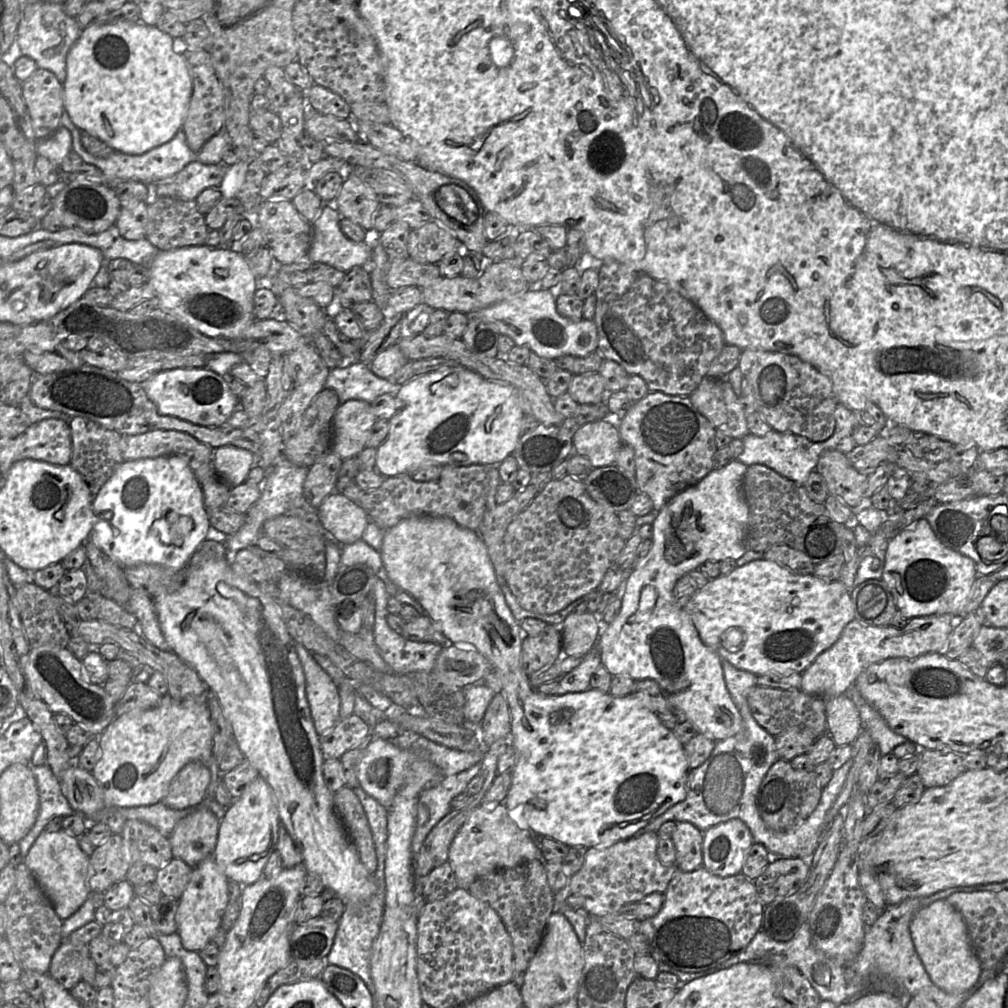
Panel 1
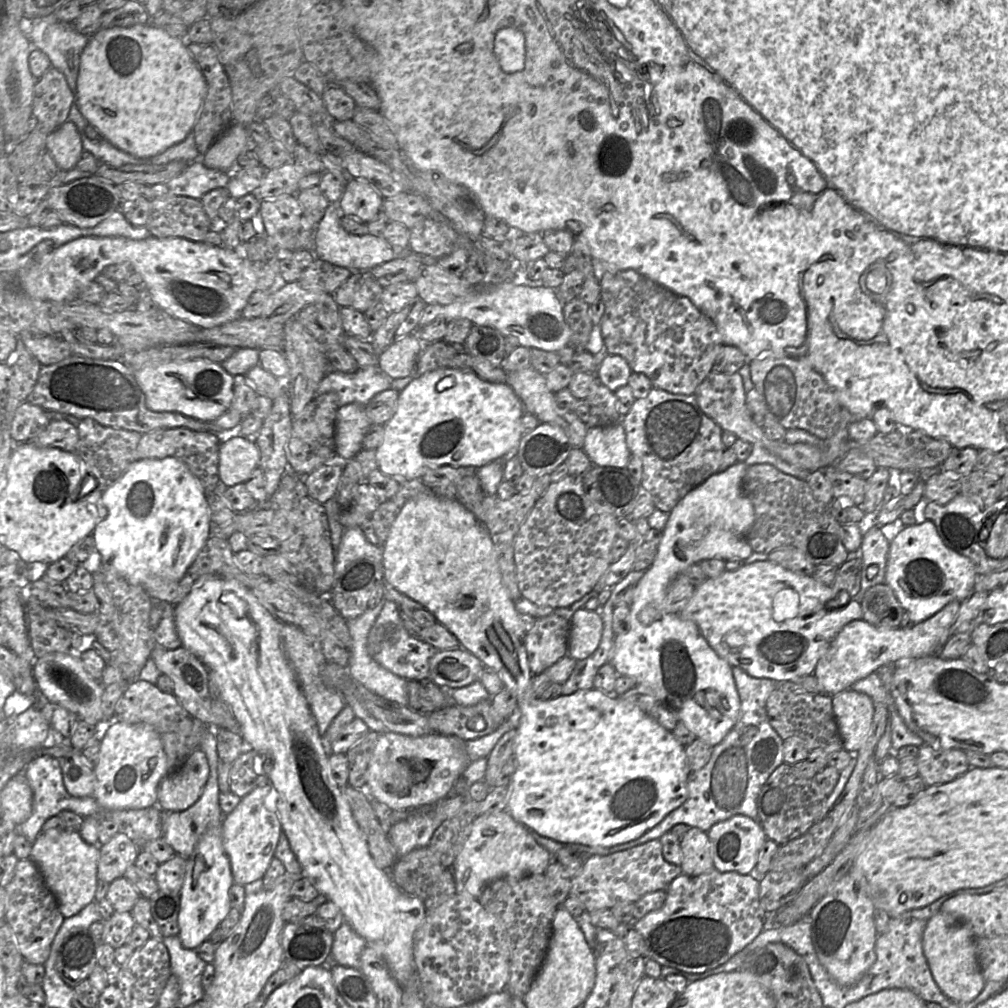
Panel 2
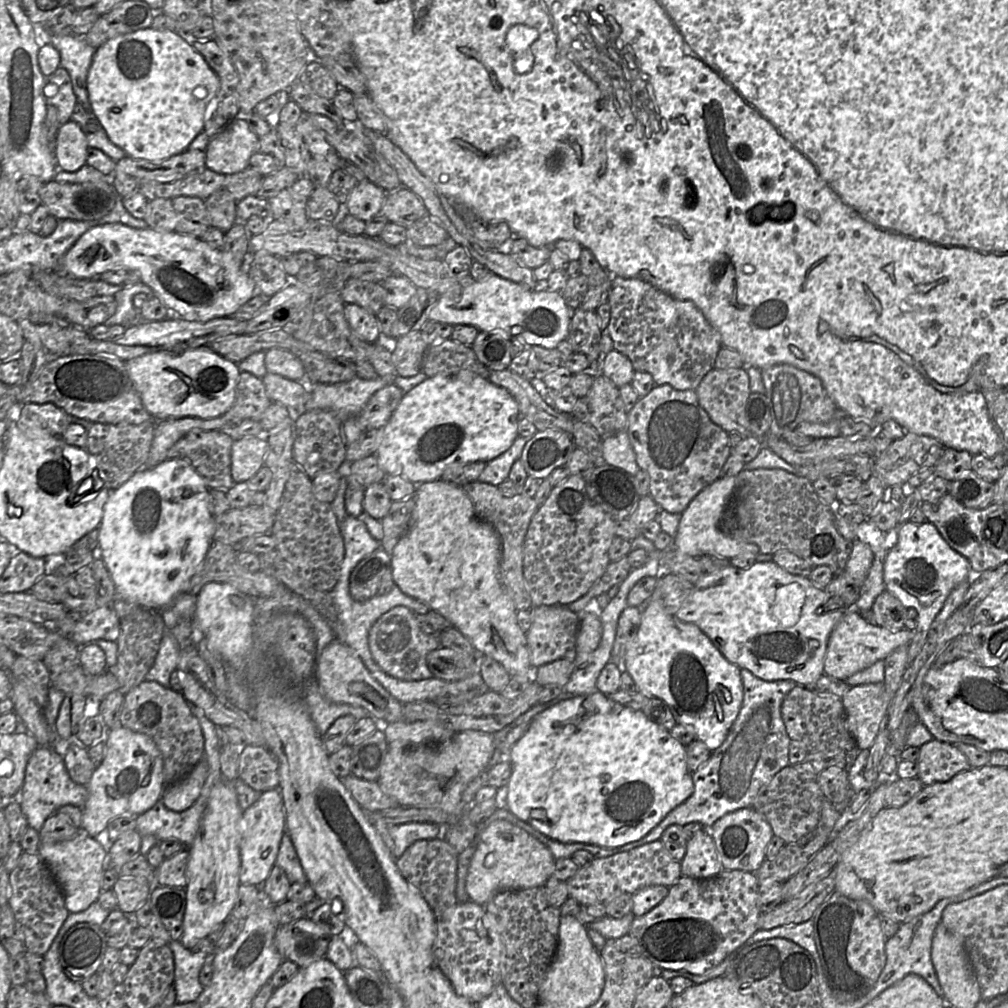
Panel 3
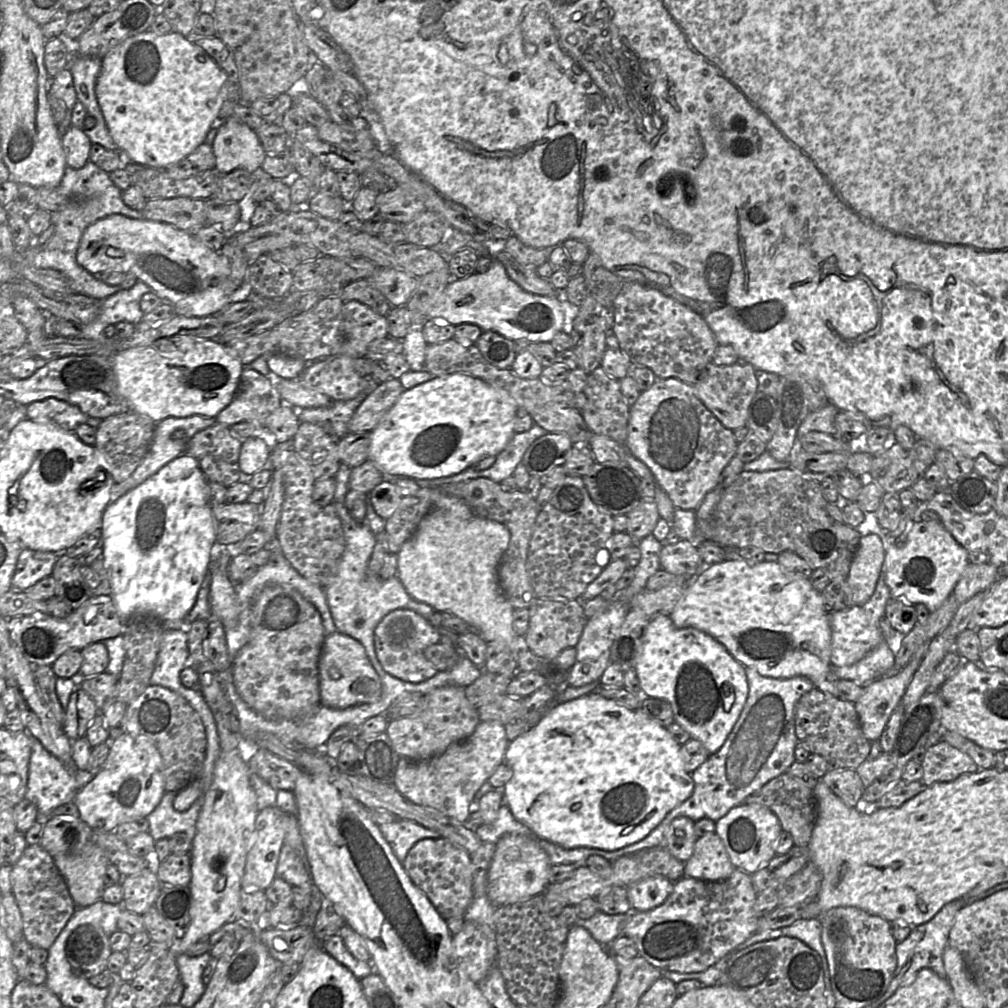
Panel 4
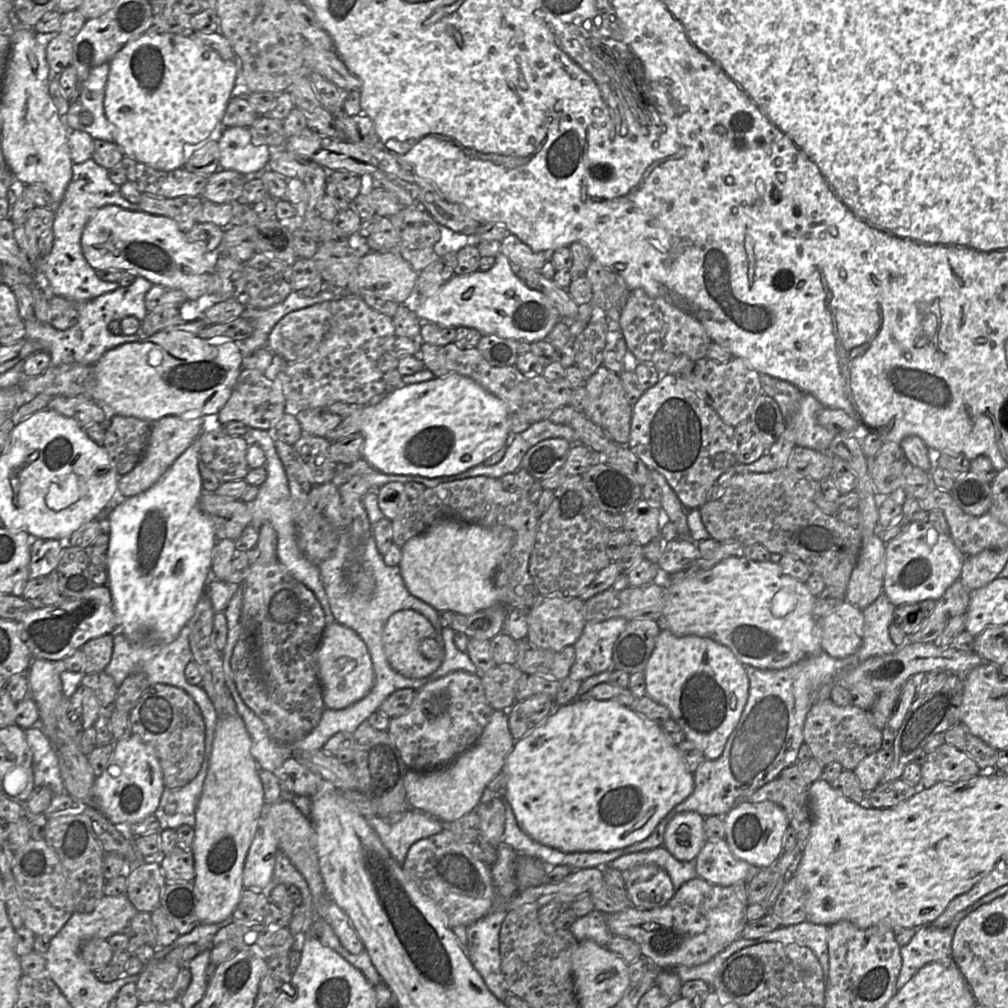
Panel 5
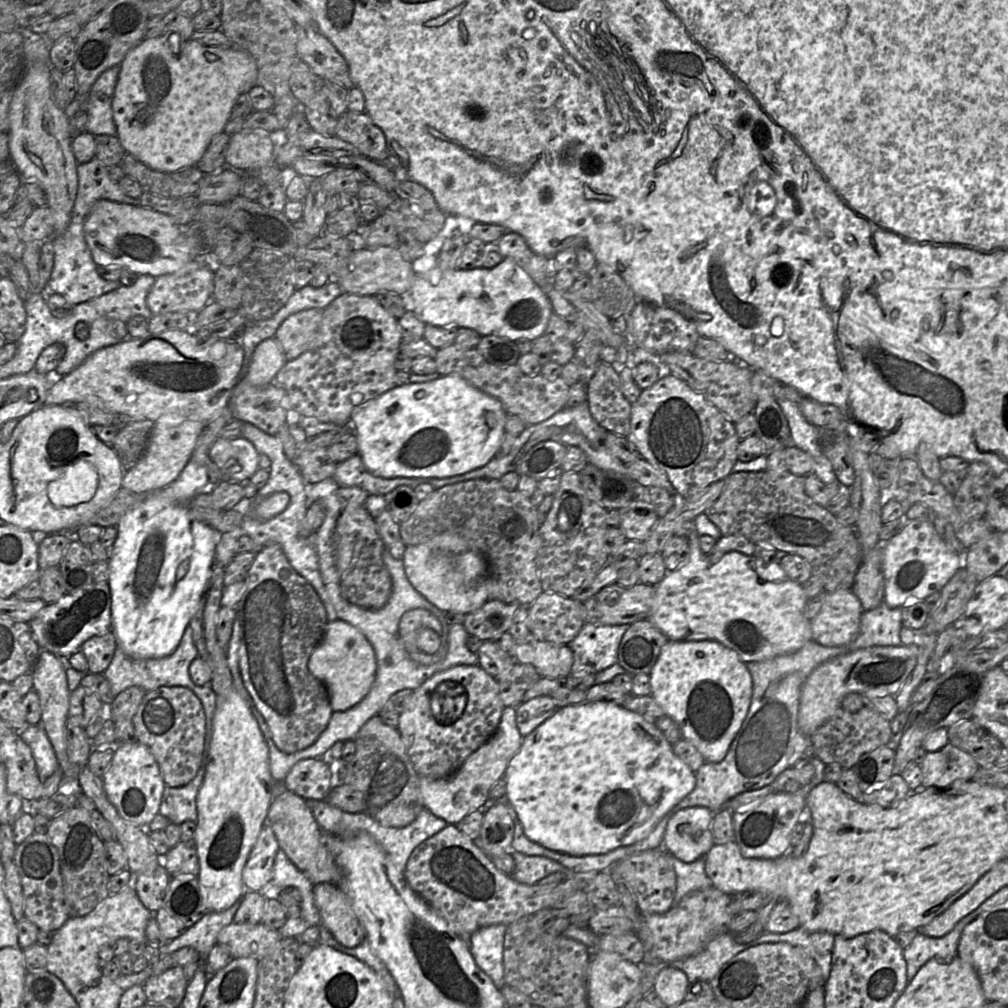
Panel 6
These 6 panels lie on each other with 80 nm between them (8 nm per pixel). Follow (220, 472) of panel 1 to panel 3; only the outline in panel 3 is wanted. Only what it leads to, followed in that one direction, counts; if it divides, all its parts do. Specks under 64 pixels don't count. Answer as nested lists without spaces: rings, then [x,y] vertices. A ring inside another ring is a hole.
[[[264,435],[235,438],[231,447],[231,476],[235,483],[247,482],[264,466],[267,441]]]

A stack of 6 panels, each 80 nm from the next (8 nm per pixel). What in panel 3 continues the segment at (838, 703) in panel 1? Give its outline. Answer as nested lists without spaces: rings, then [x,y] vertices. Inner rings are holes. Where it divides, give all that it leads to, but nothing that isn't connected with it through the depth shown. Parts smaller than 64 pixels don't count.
[[[884,683],[851,687],[841,697],[847,715],[847,726],[859,749],[870,749],[880,729],[887,725],[891,697]]]

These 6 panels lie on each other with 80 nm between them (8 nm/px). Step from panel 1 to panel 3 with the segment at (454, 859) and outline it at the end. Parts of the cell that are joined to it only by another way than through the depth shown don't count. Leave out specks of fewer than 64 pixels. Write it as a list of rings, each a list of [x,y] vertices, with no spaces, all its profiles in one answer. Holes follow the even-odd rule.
[[[496,820],[481,829],[475,841],[467,877],[466,893],[470,901],[483,907],[498,892],[544,886],[553,875],[555,859],[550,850],[518,826]]]

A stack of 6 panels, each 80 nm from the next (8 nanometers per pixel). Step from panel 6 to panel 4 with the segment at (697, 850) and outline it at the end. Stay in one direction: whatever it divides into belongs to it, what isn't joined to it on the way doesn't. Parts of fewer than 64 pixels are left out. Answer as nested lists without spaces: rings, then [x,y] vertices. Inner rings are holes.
[[[677,817],[670,823],[665,832],[663,846],[676,859],[685,863],[693,854],[697,839],[694,821],[687,817]]]

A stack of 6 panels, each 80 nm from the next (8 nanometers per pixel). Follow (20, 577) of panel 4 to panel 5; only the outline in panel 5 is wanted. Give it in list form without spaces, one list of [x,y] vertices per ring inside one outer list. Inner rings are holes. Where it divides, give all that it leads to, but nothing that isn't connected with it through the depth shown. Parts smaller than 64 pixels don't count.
[[[32,539],[28,579],[46,577],[53,574],[66,546],[67,540]]]

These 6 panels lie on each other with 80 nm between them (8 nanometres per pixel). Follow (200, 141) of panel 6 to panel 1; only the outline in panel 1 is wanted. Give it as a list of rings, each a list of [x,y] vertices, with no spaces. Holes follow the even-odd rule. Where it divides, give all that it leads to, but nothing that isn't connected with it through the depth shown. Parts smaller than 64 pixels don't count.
[[[125,21],[90,25],[82,29],[79,39],[71,47],[66,57],[66,79],[63,82],[65,112],[68,113],[74,125],[81,131],[87,131],[100,138],[118,152],[140,155],[170,141],[182,129],[191,94],[192,81],[183,55],[174,51],[174,38],[161,31],[156,25],[150,26],[142,22]]]

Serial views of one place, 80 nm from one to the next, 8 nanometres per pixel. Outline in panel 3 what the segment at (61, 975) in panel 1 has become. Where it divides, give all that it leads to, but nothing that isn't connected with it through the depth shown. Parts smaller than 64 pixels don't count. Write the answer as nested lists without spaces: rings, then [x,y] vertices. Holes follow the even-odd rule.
[[[78,923],[60,942],[59,962],[71,981],[82,983],[102,969],[107,947],[107,938],[100,926]]]

